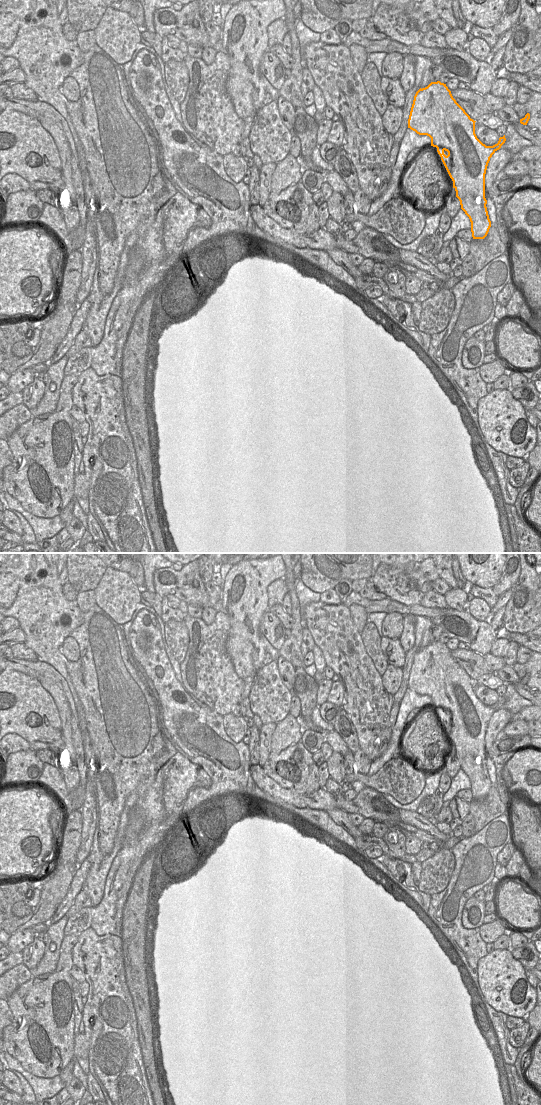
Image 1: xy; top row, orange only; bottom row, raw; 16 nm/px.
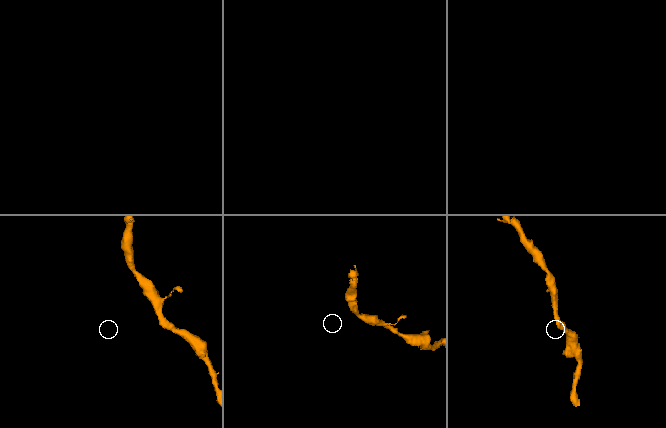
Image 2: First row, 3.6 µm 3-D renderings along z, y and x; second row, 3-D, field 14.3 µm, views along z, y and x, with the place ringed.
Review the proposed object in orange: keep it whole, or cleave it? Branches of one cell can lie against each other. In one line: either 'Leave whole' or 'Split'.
Split.

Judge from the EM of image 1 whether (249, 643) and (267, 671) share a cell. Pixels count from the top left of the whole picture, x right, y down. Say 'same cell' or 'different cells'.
different cells

